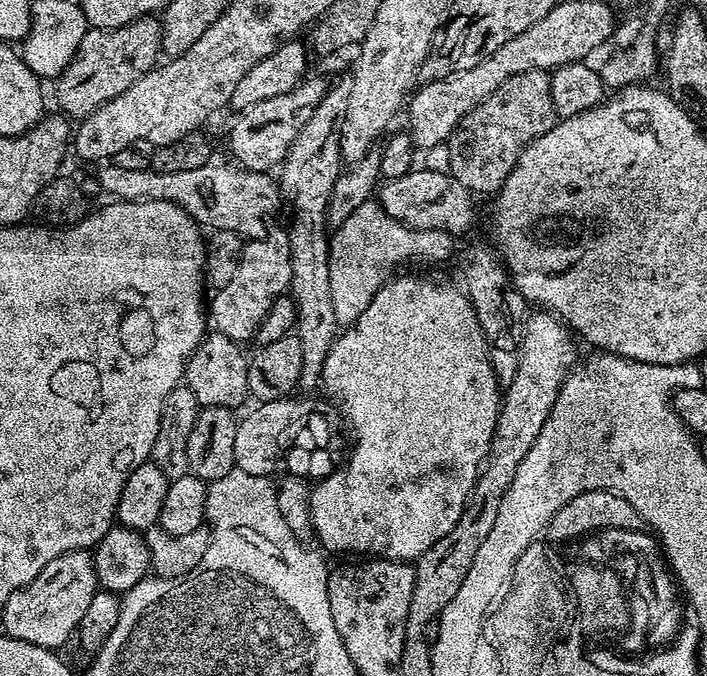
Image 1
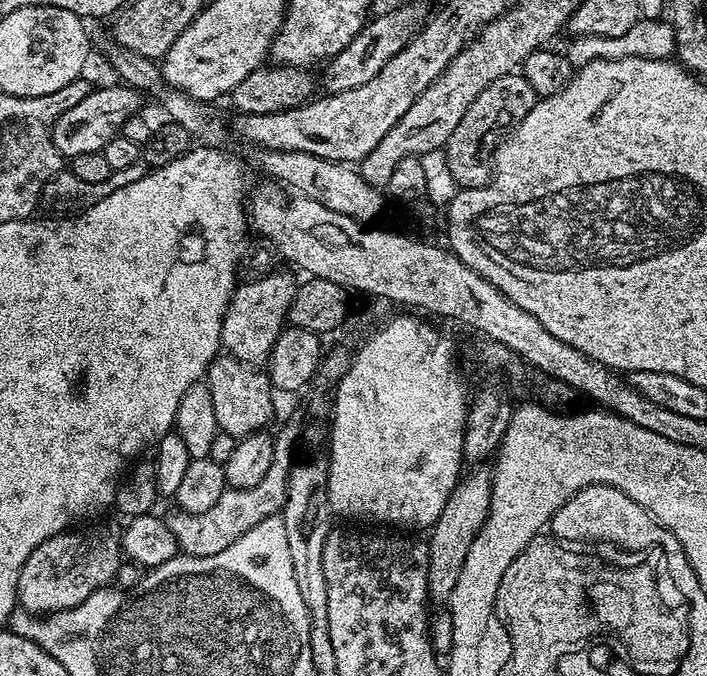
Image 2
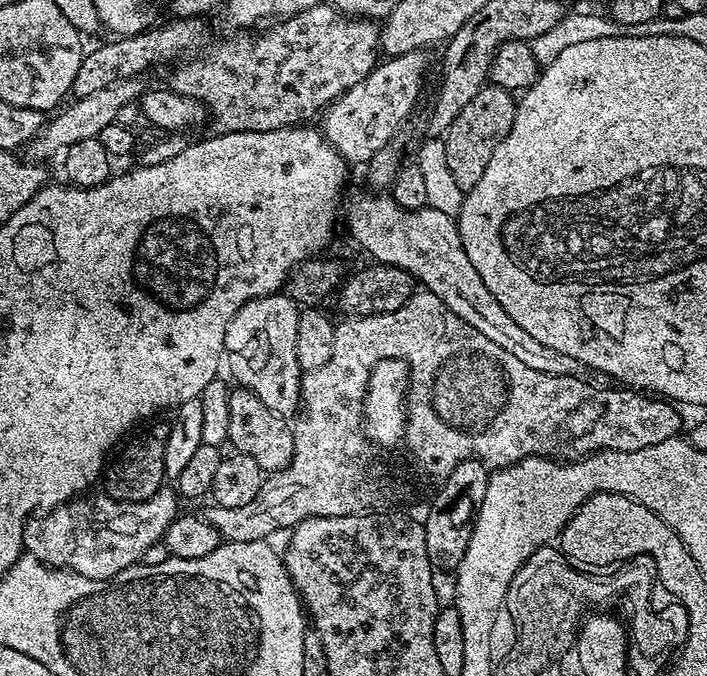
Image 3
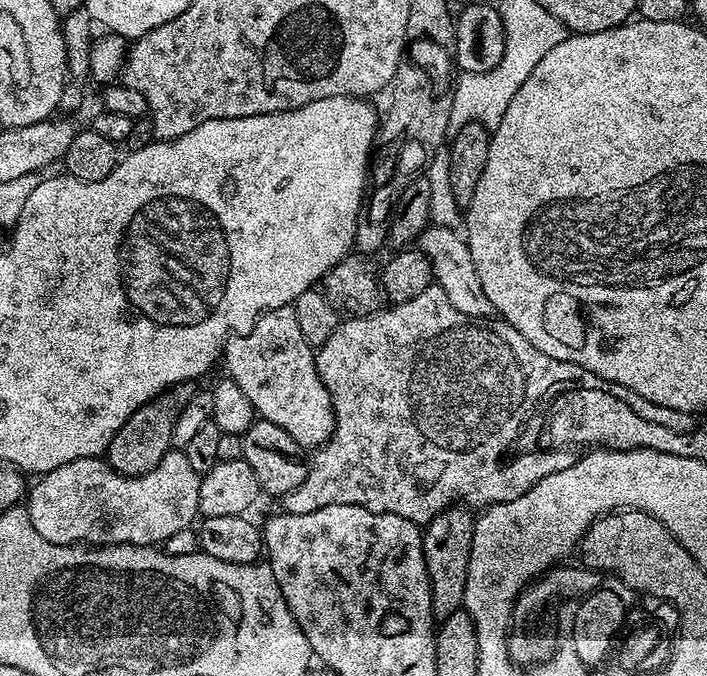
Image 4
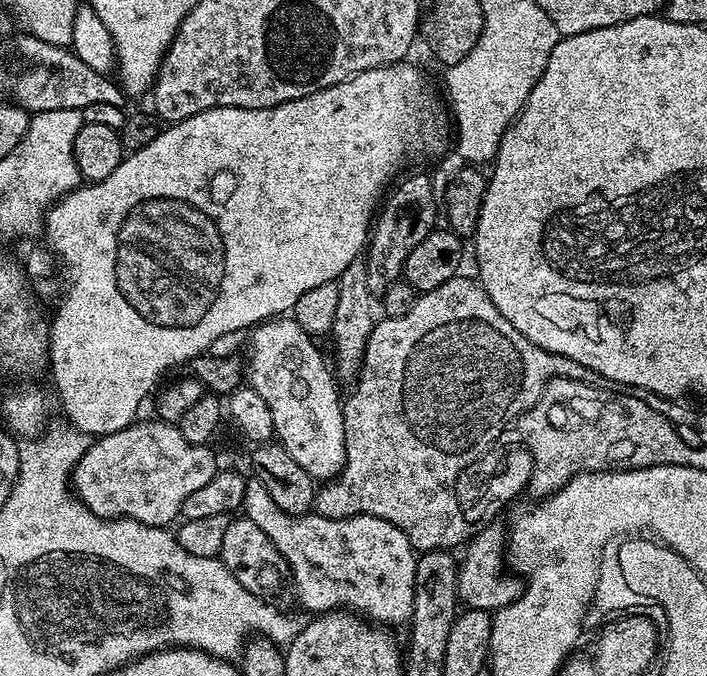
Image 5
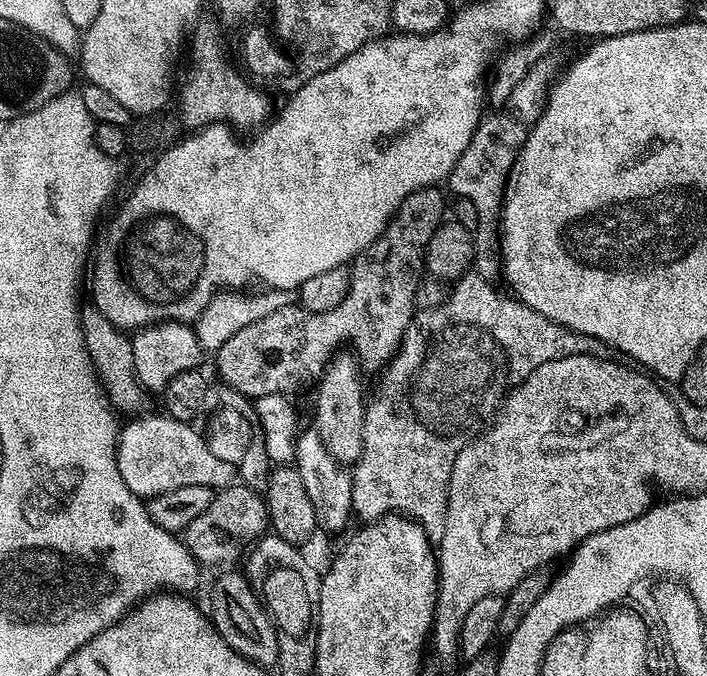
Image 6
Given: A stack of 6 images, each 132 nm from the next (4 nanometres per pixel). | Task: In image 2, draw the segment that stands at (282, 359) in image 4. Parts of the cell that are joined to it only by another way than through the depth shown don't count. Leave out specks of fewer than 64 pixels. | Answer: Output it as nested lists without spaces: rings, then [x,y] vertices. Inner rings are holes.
[[[278,272],[245,282],[242,290],[232,295],[231,302],[228,303],[220,335],[221,347],[225,353],[247,364],[263,365],[272,353],[278,334],[286,327],[290,302],[298,284],[286,273]]]

